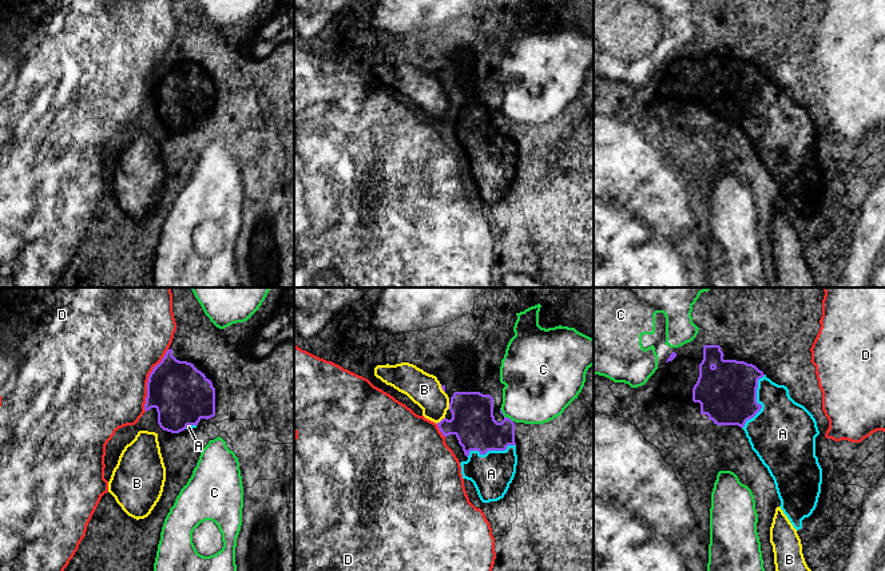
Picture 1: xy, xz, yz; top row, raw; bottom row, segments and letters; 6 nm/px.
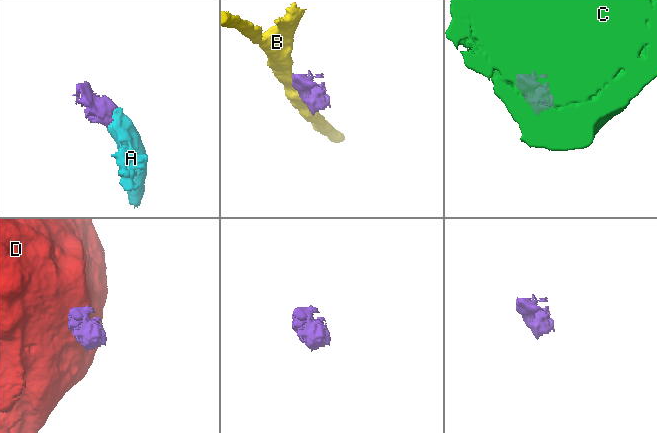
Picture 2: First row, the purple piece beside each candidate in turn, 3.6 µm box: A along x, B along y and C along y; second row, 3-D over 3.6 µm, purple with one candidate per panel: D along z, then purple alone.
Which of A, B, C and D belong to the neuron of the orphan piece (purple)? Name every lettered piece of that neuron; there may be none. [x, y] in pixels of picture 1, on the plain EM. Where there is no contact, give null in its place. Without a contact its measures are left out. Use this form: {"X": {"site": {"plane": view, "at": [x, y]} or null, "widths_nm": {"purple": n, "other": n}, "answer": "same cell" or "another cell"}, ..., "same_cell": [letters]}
{"A": {"site": {"plane": "yz", "at": [755, 102]}, "widths_nm": {"purple": 360, "other": 400}, "answer": "same cell"}, "B": {"site": {"plane": "xz", "at": [441, 121]}, "widths_nm": {"purple": 260, "other": 200}, "answer": "another cell"}, "C": {"site": {"plane": "xz", "at": [506, 118]}, "widths_nm": {"purple": 260, "other": 380}, "answer": "another cell"}, "D": {"site": {"plane": "xy", "at": [149, 80]}, "widths_nm": {"purple": 360, "other": 480}, "answer": "another cell"}, "same_cell": ["A"]}

